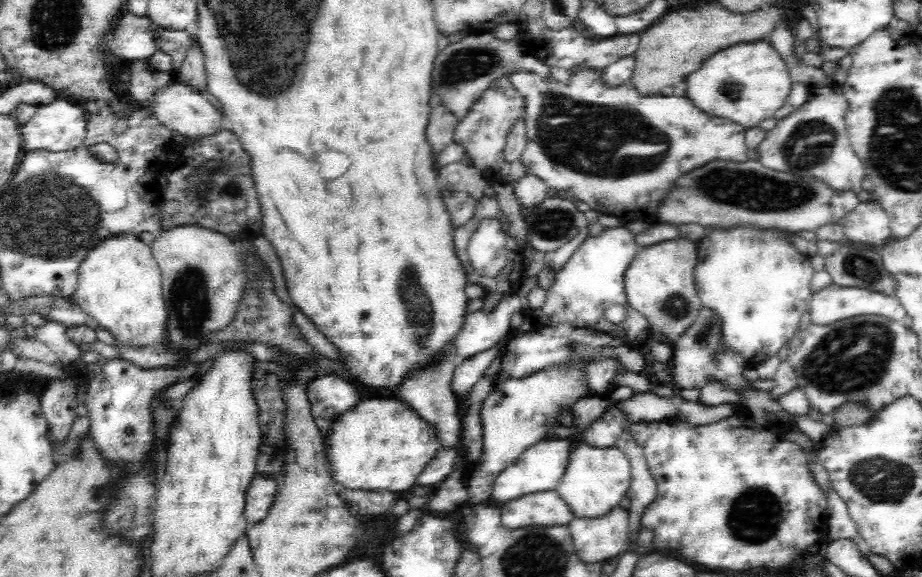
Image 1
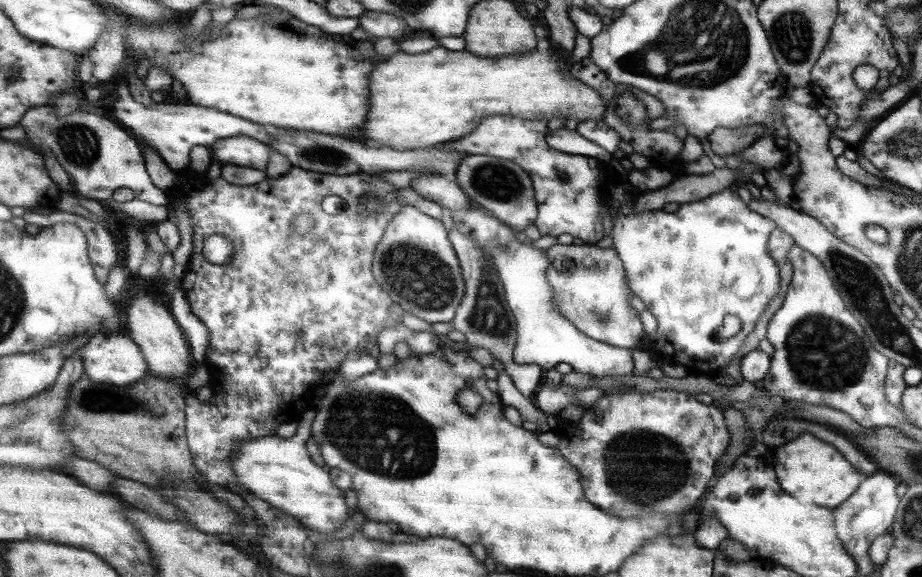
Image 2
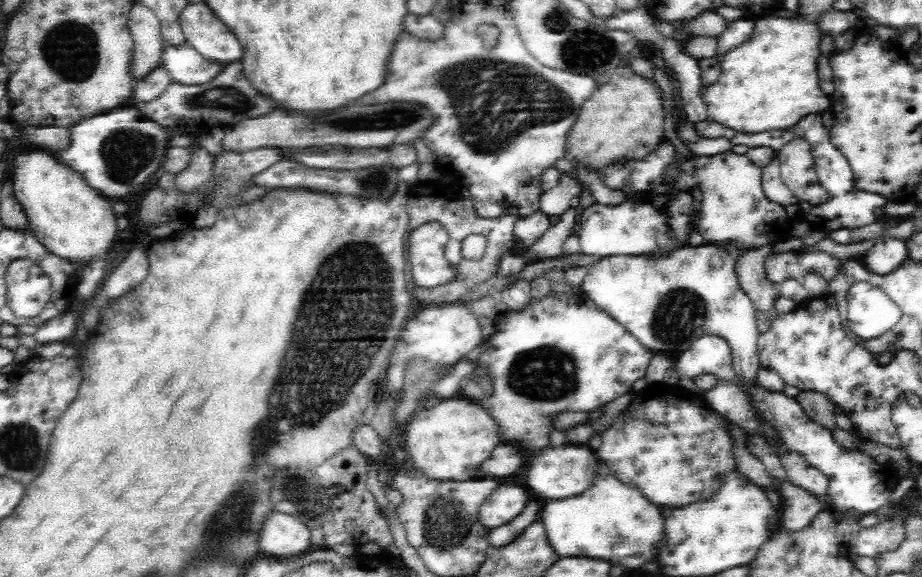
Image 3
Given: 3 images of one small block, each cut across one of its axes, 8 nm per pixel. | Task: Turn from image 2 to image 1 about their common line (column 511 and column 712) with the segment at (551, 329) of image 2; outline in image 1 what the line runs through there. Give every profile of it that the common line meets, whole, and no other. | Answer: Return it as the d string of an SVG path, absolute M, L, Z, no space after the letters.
M733 225L729 226L728 230L710 230L706 238L701 238L697 243L698 251L698 264L695 266L695 288L697 290L701 305L708 307L708 309L714 309L716 315L720 315L720 321L722 321L722 333L724 333L725 350L732 350L742 357L742 360L747 365L756 365L766 361L772 356L776 356L786 343L790 342L791 338L795 335L798 326L800 326L800 320L806 312L808 306L808 298L811 296L811 278L813 276L814 269L812 266L802 266L804 260L800 256L800 252L792 242L790 242L790 236L784 232L774 232L774 230L760 230L753 225Z

